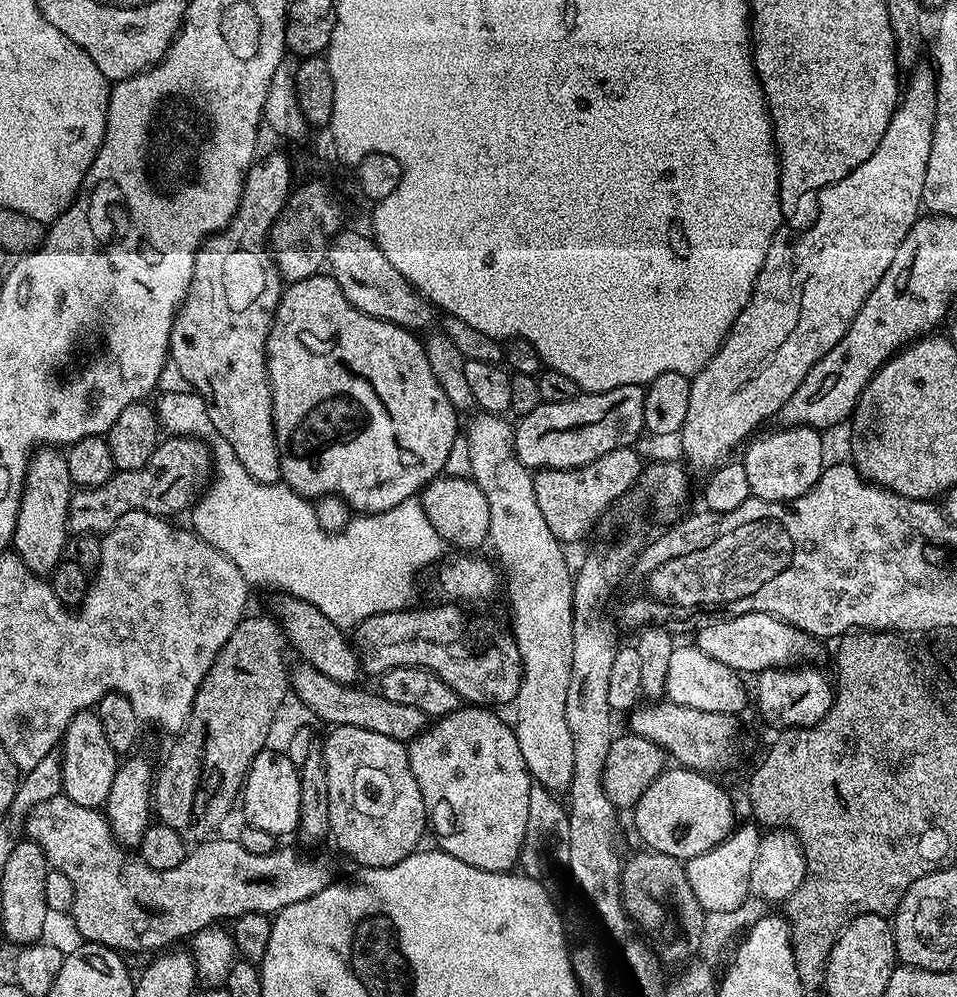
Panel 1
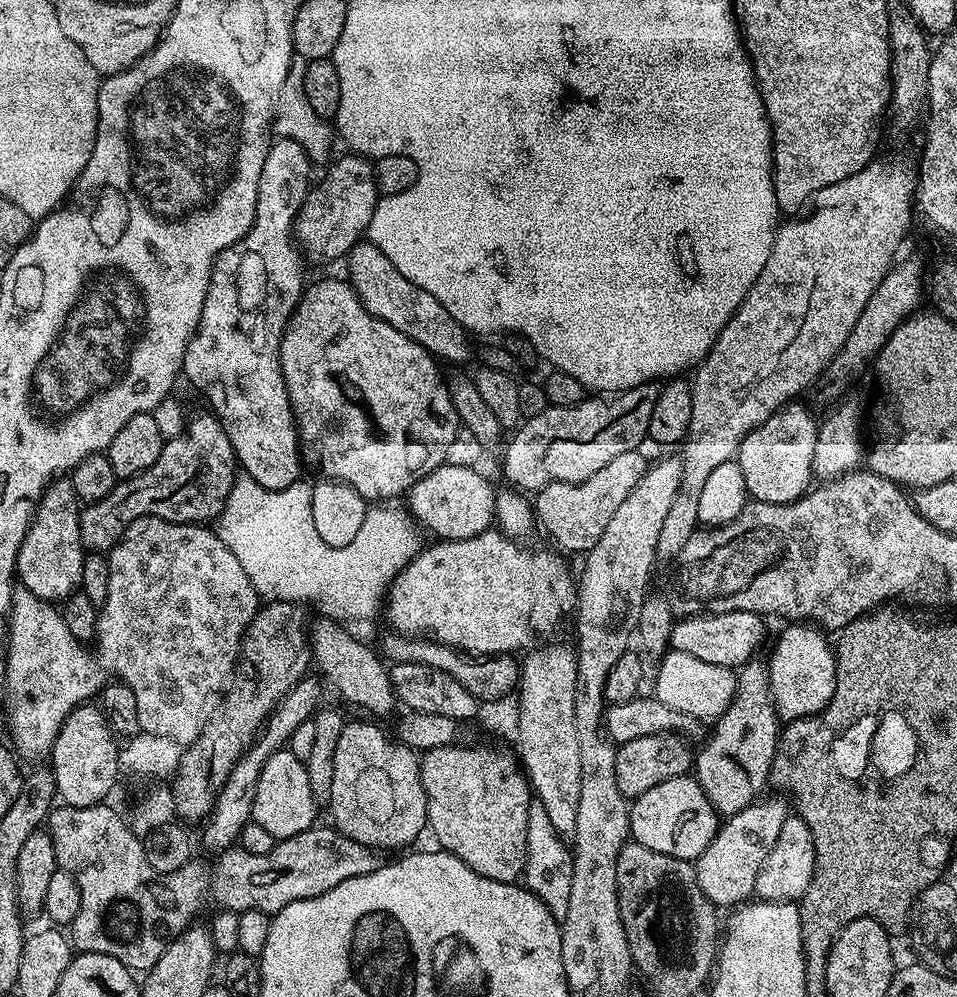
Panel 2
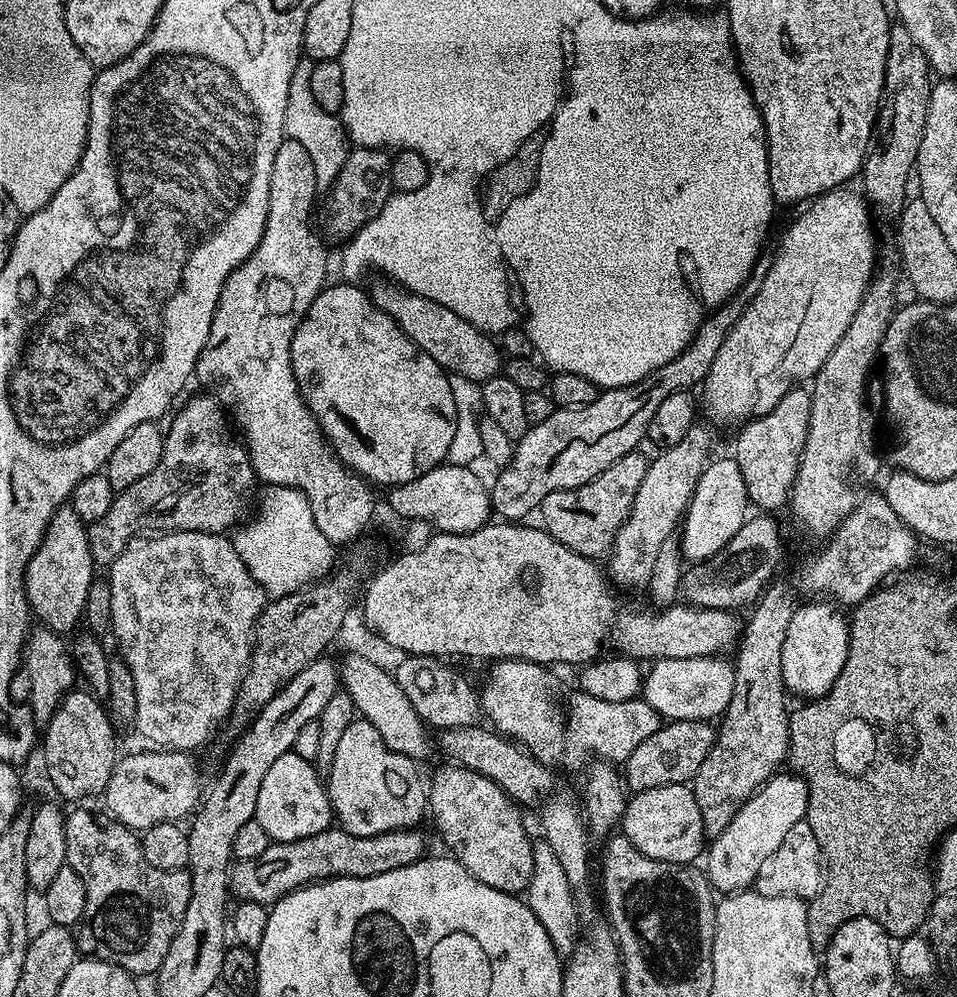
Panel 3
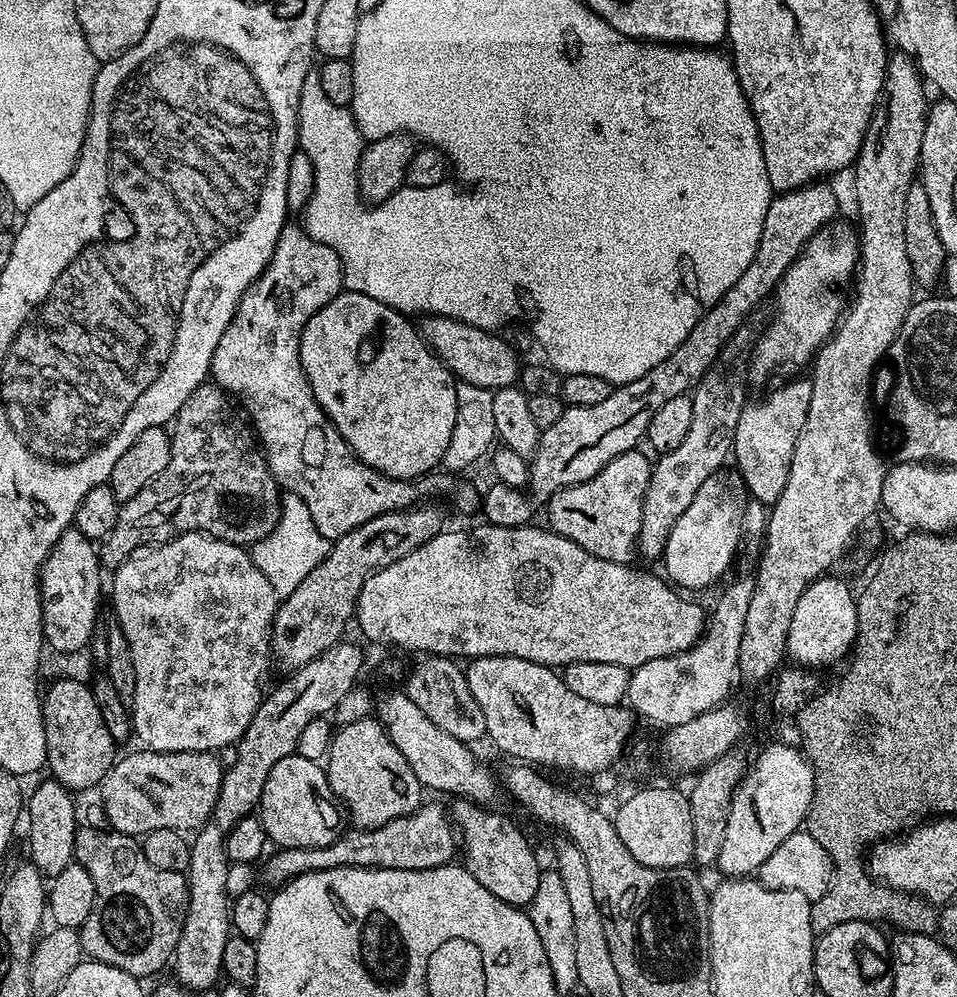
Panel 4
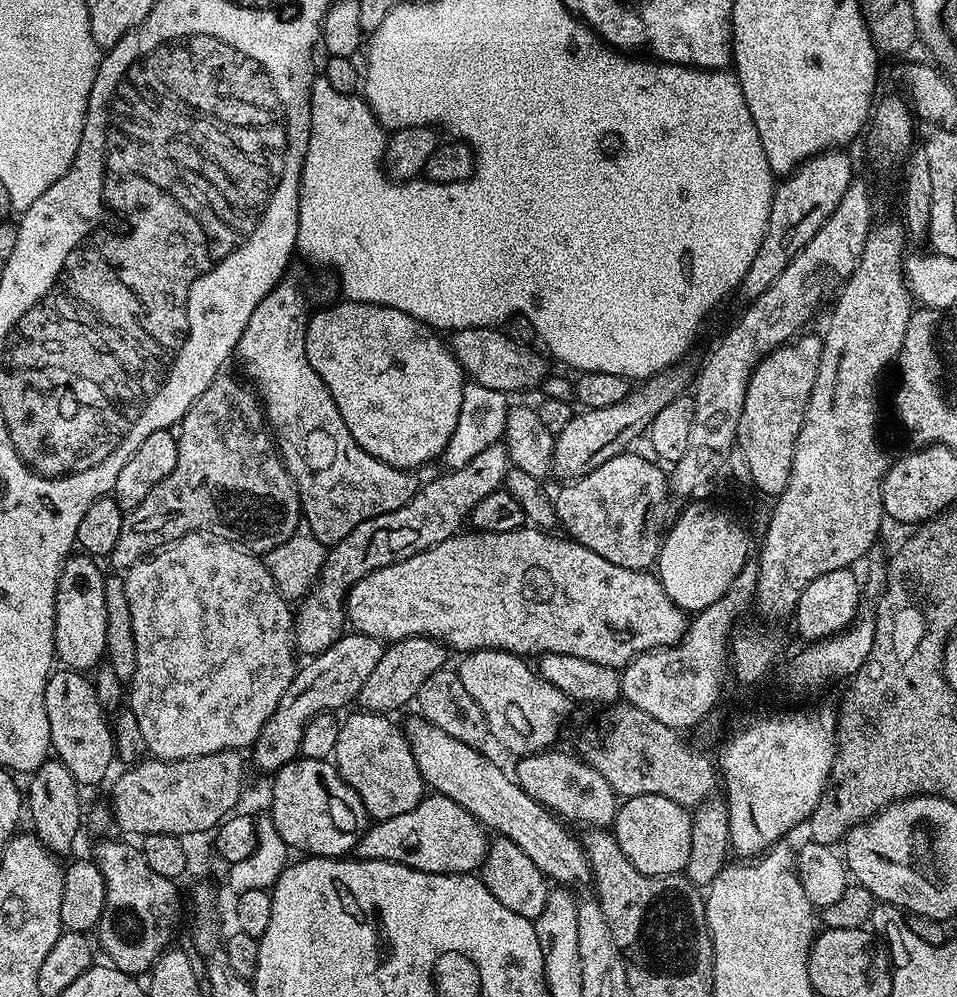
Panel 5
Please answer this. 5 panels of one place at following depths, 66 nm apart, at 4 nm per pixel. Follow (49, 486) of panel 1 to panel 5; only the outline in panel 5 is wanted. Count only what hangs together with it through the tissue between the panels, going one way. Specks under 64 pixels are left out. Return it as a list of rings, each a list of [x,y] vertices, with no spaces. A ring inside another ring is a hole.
[[[73,554],[64,561],[54,610],[55,659],[65,669],[87,673],[96,663],[105,659],[106,650],[106,590],[104,589],[105,569],[99,568],[91,556]]]

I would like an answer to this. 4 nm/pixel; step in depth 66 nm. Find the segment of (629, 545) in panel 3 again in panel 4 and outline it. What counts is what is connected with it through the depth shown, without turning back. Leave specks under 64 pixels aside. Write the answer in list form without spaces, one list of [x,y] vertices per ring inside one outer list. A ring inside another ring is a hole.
[[[713,367],[712,371],[702,377],[691,393],[694,415],[690,417],[690,431],[687,432],[684,441],[678,445],[677,449],[663,453],[652,465],[652,477],[646,490],[638,537],[639,555],[641,557],[644,555],[648,560],[659,561],[663,557],[664,547],[670,538],[670,530],[674,530],[674,522],[678,522],[678,518],[682,518],[686,506],[690,506],[690,502],[694,502],[694,494],[698,494],[698,486],[702,486],[702,482],[706,482],[706,478],[721,471],[725,467],[724,459],[727,456],[729,459],[733,455],[732,443],[736,433],[736,423],[746,403],[744,380],[738,373],[720,367]]]

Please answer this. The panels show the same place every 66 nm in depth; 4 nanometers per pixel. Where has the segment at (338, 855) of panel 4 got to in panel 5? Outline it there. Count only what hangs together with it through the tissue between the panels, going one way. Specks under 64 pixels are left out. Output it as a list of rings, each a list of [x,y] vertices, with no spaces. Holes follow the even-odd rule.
[[[428,794],[418,806],[414,806],[414,810],[377,820],[363,829],[354,852],[361,860],[385,860],[430,874],[462,876],[475,873],[483,865],[489,843],[490,836],[484,825],[458,806],[458,802],[439,794]]]

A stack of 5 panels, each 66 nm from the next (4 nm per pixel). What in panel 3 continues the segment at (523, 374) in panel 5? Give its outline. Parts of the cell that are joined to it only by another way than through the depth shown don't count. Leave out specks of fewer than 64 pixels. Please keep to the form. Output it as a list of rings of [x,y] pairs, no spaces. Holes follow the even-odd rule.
[[[380,278],[380,281],[370,288],[370,295],[375,304],[383,312],[390,314],[390,318],[394,318],[396,325],[423,352],[430,354],[430,358],[434,358],[434,362],[438,362],[438,366],[445,372],[477,382],[501,375],[502,352],[497,341],[489,333],[466,322],[466,318],[458,318],[458,314],[454,314],[454,310],[446,310],[446,306],[442,306],[430,298],[422,298],[418,294],[409,292],[401,284],[388,278]]]

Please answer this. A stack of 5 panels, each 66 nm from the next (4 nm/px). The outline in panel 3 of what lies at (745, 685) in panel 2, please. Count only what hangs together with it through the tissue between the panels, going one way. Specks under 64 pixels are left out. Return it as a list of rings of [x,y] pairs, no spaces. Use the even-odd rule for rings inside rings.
[[[773,582],[765,588],[751,609],[752,617],[743,625],[740,643],[734,652],[734,694],[719,721],[714,746],[706,754],[706,762],[698,766],[696,779],[690,784],[698,810],[702,810],[705,837],[722,834],[734,814],[785,763],[790,712],[784,709],[782,642],[786,642],[786,626],[790,626],[793,611],[794,603],[787,586]]]

